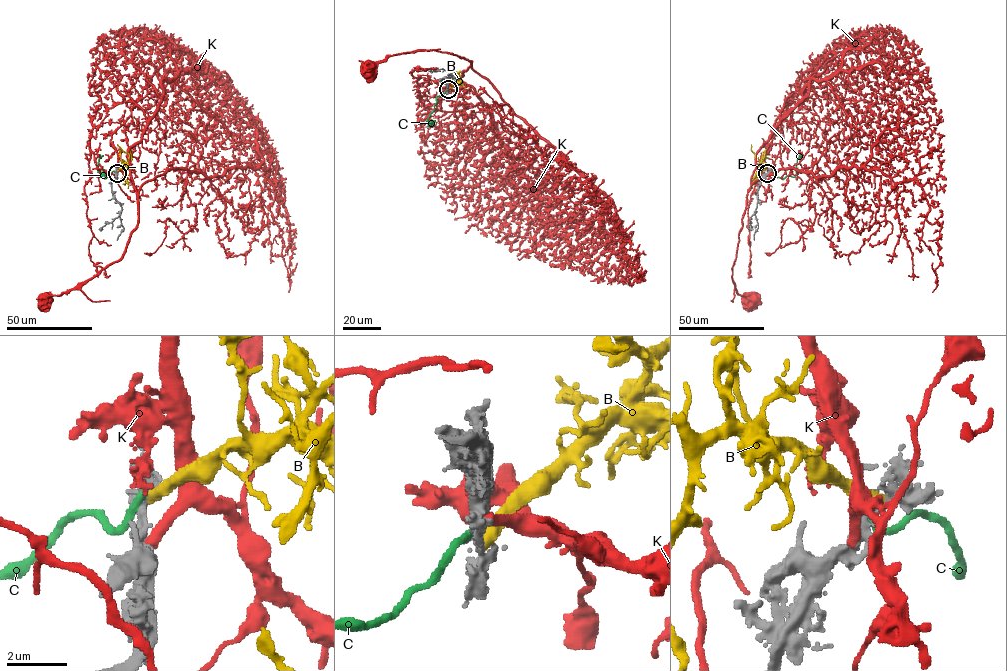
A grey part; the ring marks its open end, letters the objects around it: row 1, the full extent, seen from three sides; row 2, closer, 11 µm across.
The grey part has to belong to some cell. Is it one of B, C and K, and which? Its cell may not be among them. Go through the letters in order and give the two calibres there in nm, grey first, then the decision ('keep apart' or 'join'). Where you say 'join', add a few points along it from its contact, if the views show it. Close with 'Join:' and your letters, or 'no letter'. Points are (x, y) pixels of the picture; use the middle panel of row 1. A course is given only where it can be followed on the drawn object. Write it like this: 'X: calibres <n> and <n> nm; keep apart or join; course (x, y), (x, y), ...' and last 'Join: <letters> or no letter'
B: calibres 280 and 360 nm; keep apart
C: calibres 280 and 300 nm; keep apart
K: calibres 400 and 360 nm; join; course (448, 89), (442, 96), (463, 110), (480, 101), (461, 80), (471, 61), (416, 50), (389, 55), (367, 75)
Join: K

